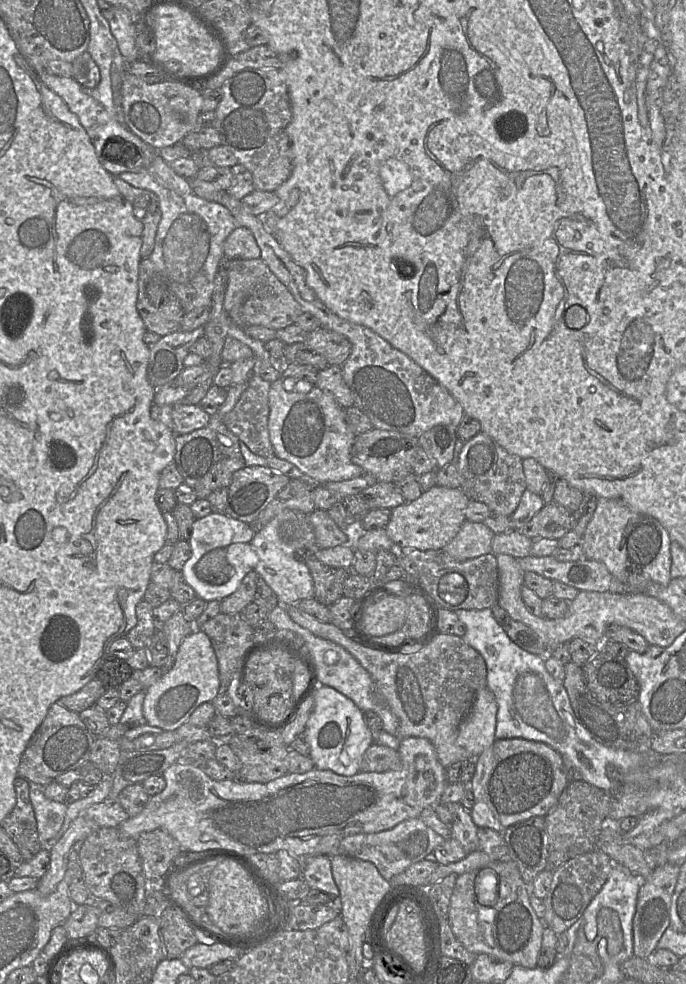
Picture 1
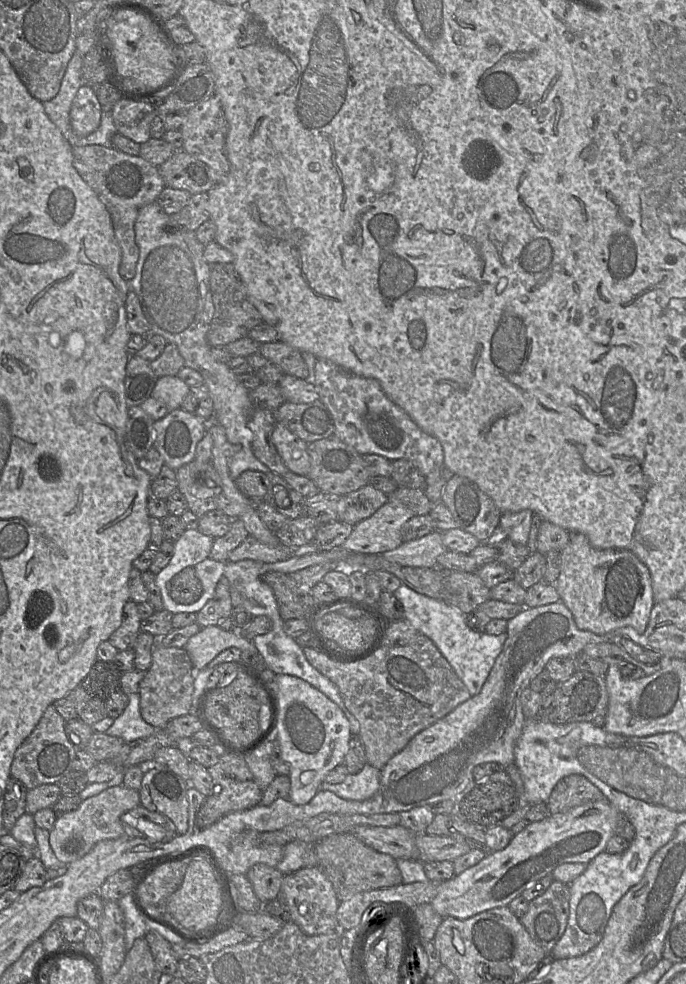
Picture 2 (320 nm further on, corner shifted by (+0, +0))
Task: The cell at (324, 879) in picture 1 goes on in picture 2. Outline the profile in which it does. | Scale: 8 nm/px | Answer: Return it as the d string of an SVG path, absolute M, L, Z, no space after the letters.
M303 867L284 875L279 899L287 907L291 920L304 934L313 936L339 930L336 913L340 901L333 884L319 867Z

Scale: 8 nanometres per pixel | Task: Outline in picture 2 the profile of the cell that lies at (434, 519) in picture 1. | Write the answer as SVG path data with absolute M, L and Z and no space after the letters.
M387 502L373 515L354 525L343 543L346 550L363 554L382 554L403 543L401 529L415 513L400 503Z

